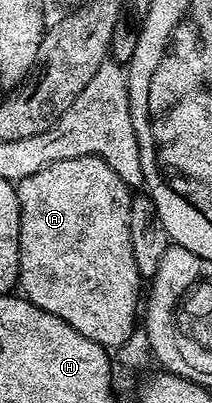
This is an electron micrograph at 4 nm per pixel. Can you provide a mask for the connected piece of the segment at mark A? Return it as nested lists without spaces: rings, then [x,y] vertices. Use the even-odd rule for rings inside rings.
[[[84,156],[83,158],[67,158],[63,162],[51,162],[51,166],[43,166],[35,174],[27,178],[16,181],[17,197],[19,198],[19,274],[17,282],[20,291],[26,300],[29,300],[39,310],[47,314],[55,314],[55,318],[63,318],[67,326],[74,328],[83,338],[91,338],[91,342],[101,345],[106,350],[116,350],[121,345],[129,341],[129,336],[135,330],[133,319],[138,319],[139,304],[137,308],[137,299],[143,296],[143,277],[137,263],[135,254],[131,250],[131,230],[129,229],[129,204],[131,199],[131,189],[129,185],[123,183],[119,174],[107,162],[103,162],[98,156]]]

